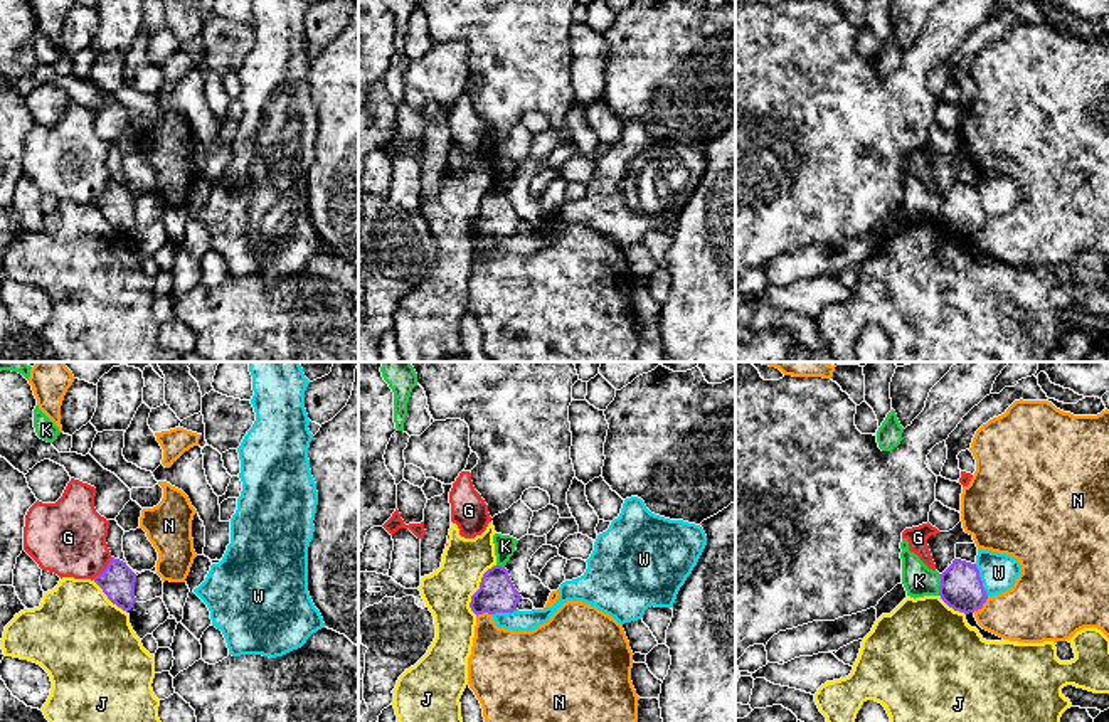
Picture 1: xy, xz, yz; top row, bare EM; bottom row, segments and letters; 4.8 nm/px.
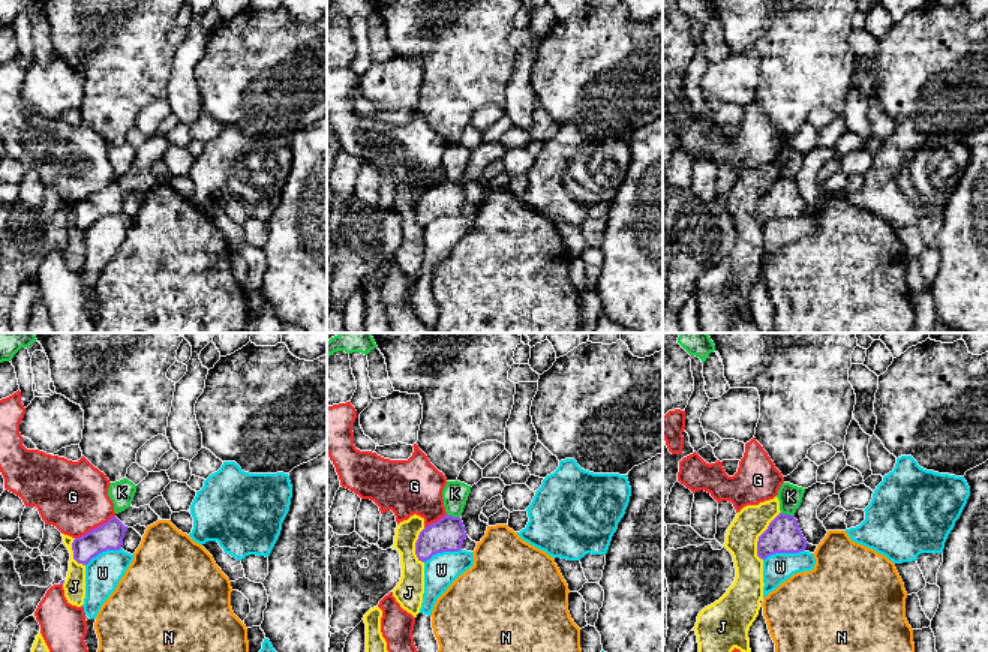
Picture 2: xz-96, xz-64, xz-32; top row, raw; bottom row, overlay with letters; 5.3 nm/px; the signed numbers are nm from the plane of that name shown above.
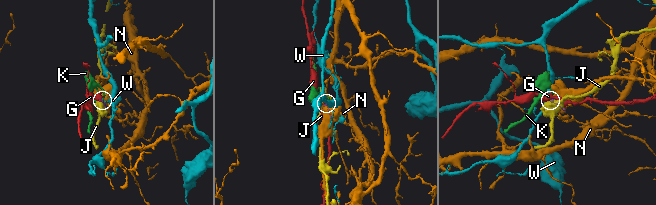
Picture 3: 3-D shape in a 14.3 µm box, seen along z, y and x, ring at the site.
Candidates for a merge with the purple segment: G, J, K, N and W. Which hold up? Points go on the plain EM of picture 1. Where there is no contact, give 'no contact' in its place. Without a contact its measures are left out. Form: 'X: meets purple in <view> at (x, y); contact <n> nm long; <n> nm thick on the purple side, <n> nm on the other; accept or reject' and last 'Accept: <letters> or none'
G: meets purple in xy at (105, 192); contact 150 nm long; 160 nm thick on the purple side, 360 nm on the other; reject
J: meets purple in xz at (478, 212); contact 260 nm long; 180 nm thick on the purple side, 220 nm on the other; reject
K: meets purple in yz at (941, 207); contact 110 nm long; 200 nm thick on the purple side, 150 nm on the other; reject
N: meets purple in yz at (981, 229); contact 110 nm long; 200 nm thick on the purple side, 300 nm on the other; reject
W: meets purple in yz at (980, 202); contact 170 nm long; 200 nm thick on the purple side, 180 nm on the other; reject
Accept: none

